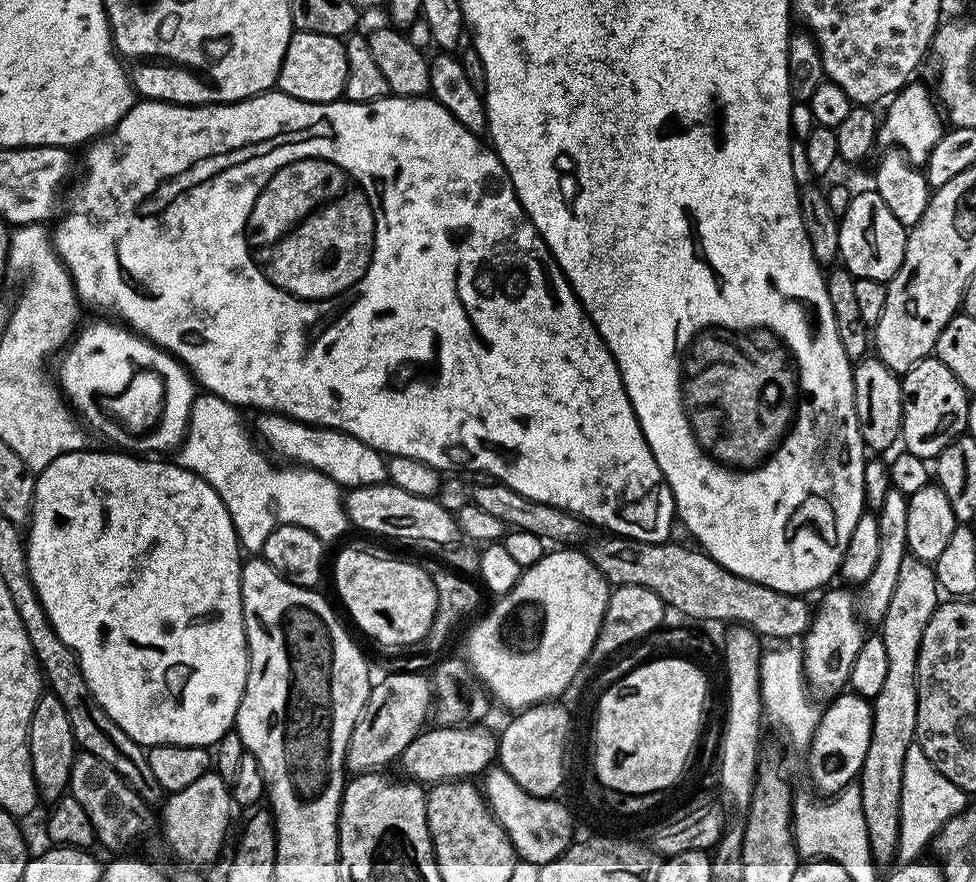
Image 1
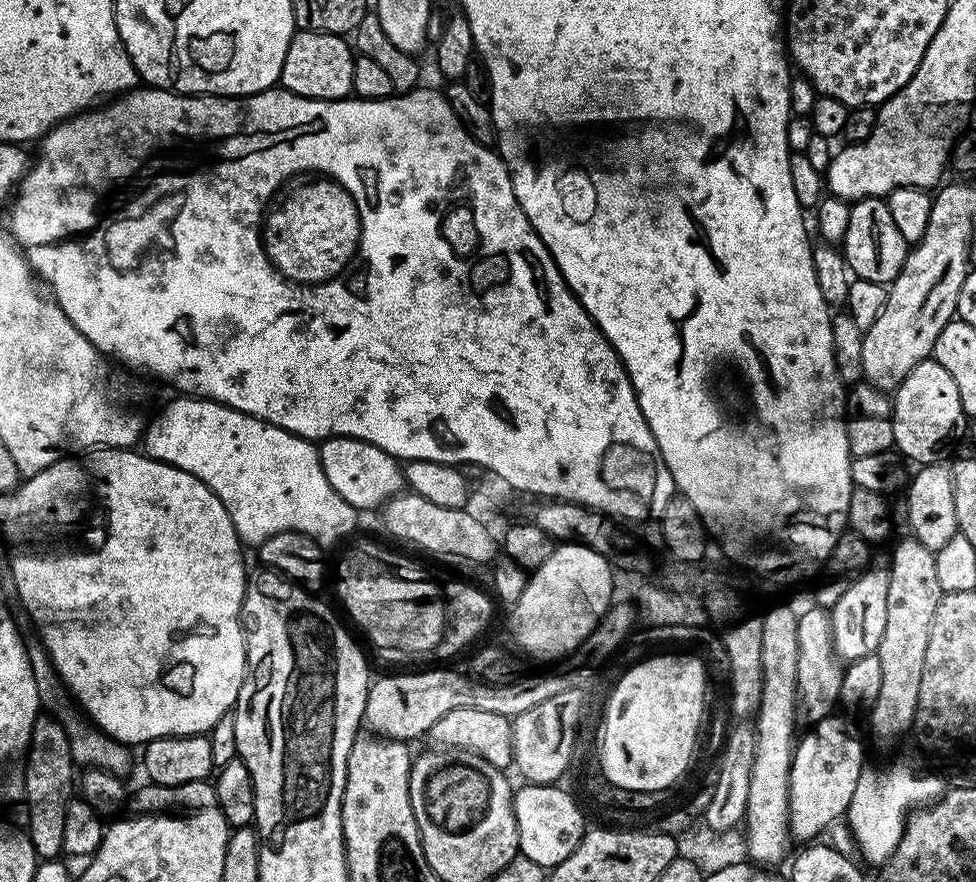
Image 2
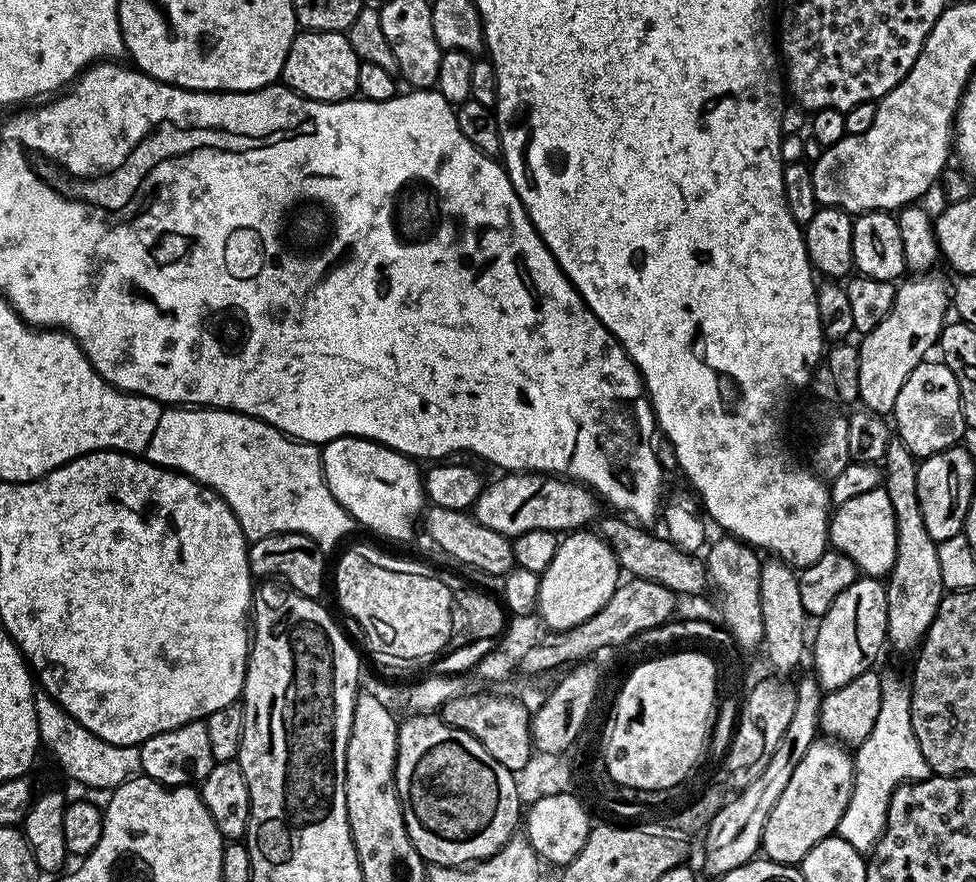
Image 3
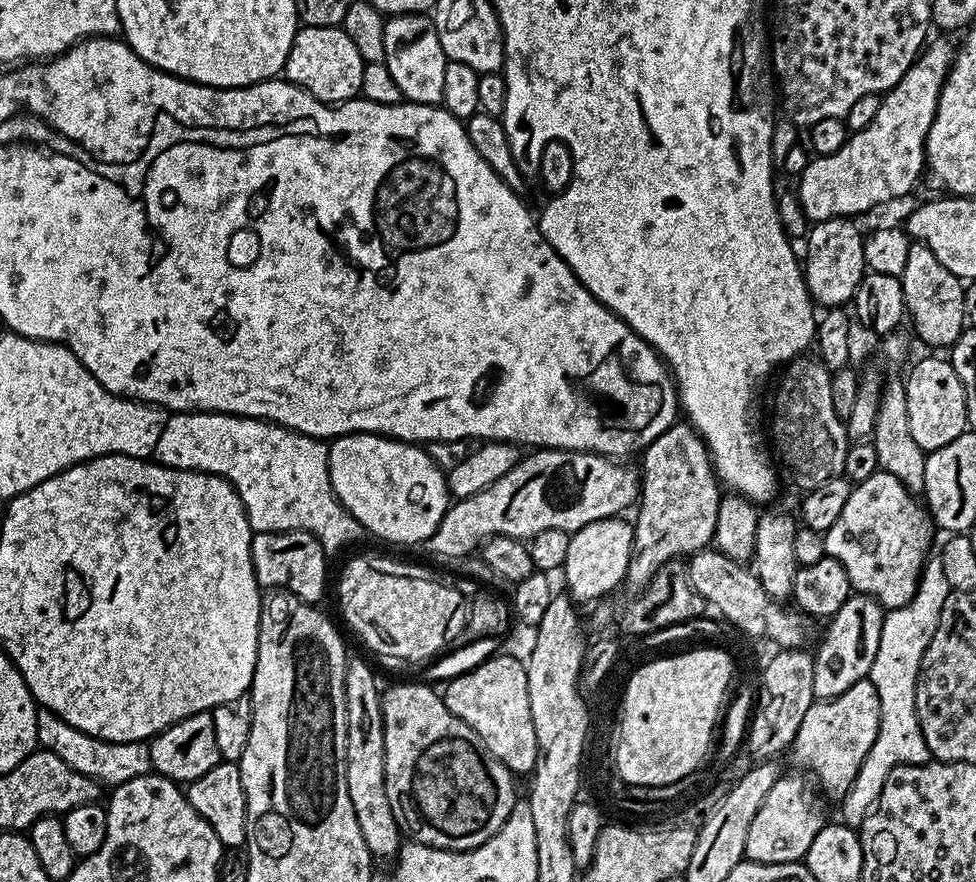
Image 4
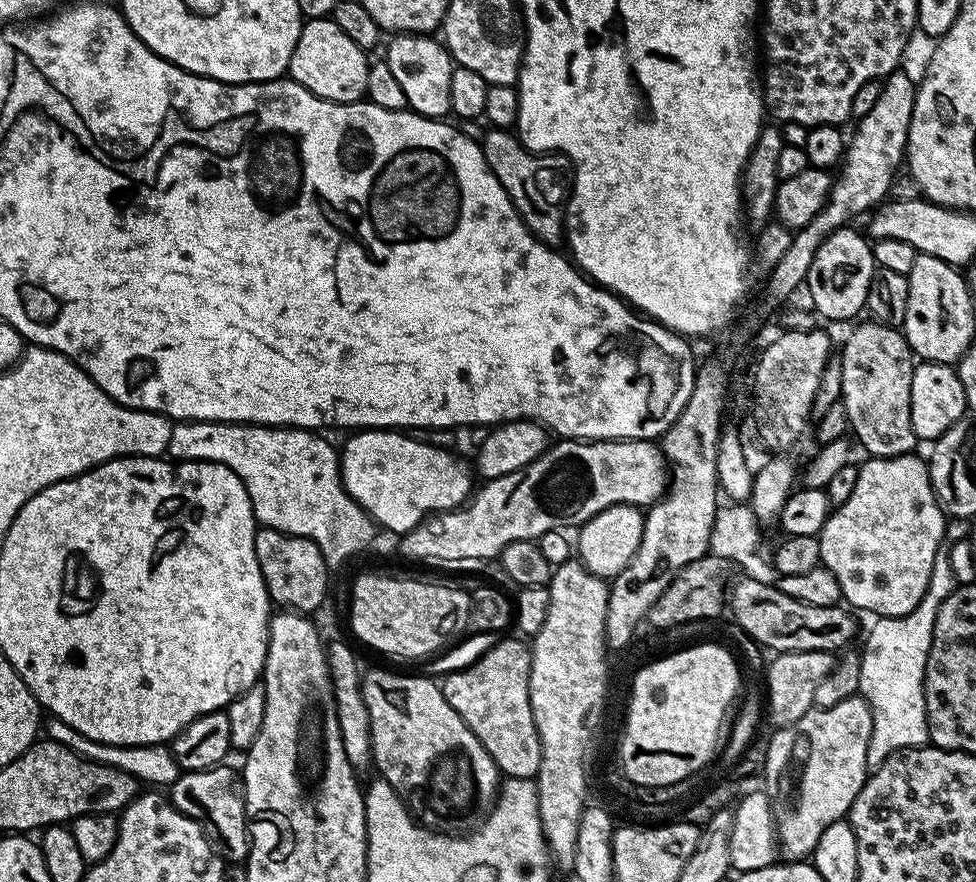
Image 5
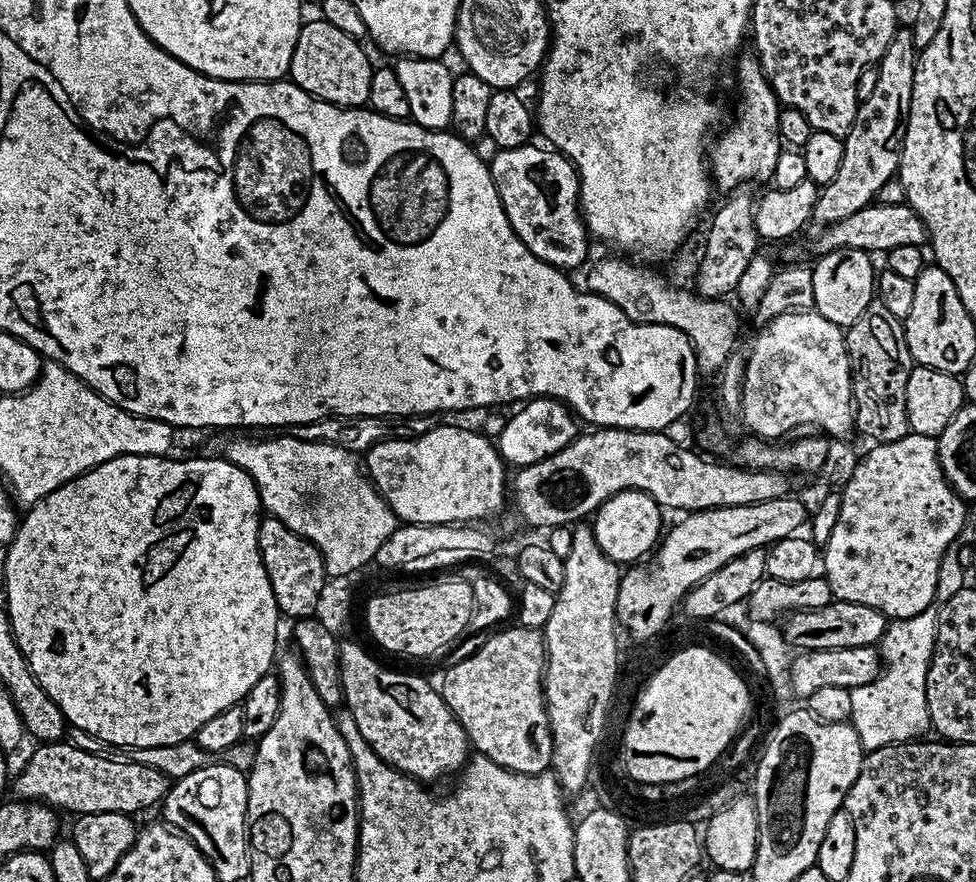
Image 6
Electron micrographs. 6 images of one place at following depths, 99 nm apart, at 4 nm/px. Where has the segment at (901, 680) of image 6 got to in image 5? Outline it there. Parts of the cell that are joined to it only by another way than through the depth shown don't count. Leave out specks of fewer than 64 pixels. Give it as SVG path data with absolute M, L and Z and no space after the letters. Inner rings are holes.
M937 556L932 577L922 602L905 616L881 616L868 632L860 652L860 691L872 711L872 741L868 747L869 769L903 748L919 748L929 743L928 725L921 722L924 705L924 671L932 641L936 615L943 600L952 593L952 560Z

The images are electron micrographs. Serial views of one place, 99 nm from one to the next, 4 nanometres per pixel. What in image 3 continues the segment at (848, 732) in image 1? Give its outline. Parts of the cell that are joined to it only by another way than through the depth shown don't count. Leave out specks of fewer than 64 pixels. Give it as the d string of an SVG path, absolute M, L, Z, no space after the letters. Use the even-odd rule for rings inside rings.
M831 738L815 739L766 818L762 834L763 855L779 864L796 866L818 841L833 835L850 802L853 769L854 756L845 745Z

